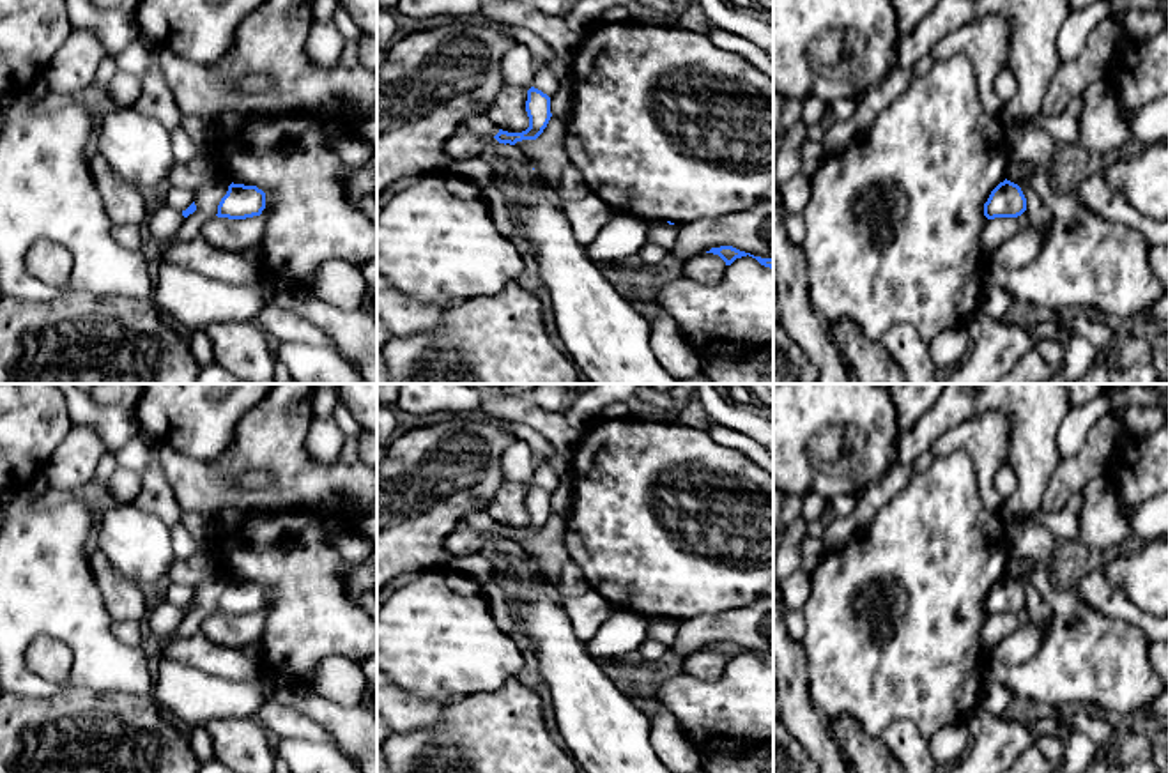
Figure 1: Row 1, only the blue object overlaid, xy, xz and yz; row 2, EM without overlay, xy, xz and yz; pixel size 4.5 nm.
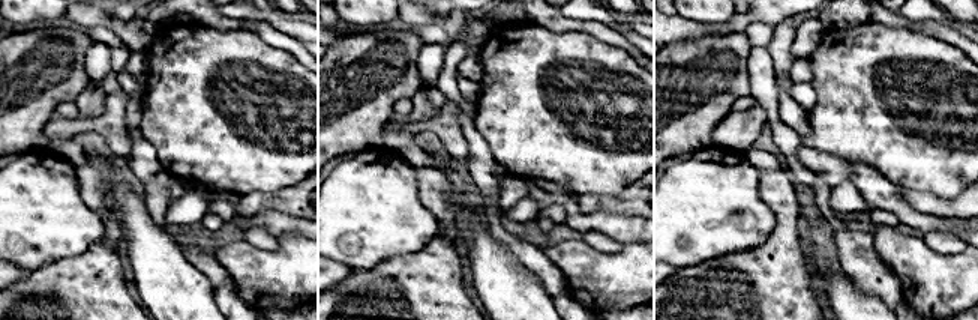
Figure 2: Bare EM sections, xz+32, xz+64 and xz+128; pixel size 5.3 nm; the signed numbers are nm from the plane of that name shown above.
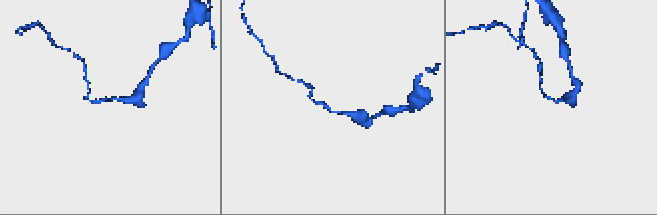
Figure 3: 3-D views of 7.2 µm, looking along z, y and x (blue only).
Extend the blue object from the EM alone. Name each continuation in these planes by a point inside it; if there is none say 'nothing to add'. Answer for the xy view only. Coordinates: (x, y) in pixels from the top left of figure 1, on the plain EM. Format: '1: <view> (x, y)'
nothing to add

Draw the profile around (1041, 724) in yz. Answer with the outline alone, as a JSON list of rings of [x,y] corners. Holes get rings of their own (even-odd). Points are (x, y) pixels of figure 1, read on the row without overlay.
[[[1041,711],[1034,713],[1034,718],[1030,722],[1030,731],[1037,738],[1053,734],[1053,736],[1058,736],[1062,741],[1067,741],[1067,738],[1072,734],[1072,731],[1065,723],[1062,723],[1058,718]]]

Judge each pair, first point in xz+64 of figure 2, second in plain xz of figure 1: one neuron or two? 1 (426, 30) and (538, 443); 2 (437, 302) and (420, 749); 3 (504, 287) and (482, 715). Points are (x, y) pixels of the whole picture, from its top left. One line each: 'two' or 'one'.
1: one
2: one
3: two

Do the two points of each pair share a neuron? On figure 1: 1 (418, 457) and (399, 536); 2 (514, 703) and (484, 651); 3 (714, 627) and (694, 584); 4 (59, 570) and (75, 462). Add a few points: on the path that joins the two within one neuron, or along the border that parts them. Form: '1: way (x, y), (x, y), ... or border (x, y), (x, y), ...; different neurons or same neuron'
1: way (418, 476), (418, 494), (399, 517); same neuron
2: border (515, 676), (510, 676), (496, 688), (464, 696); different neurons
3: border (749, 604), (722, 612), (698, 612), (676, 621); different neurons
4: border (85, 490), (69, 496); different neurons

